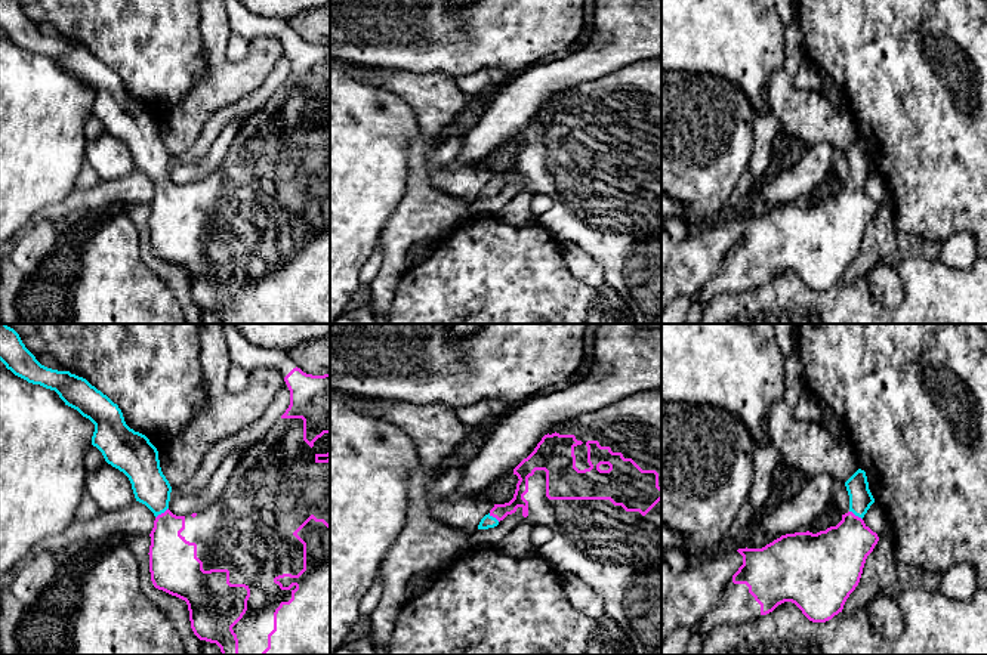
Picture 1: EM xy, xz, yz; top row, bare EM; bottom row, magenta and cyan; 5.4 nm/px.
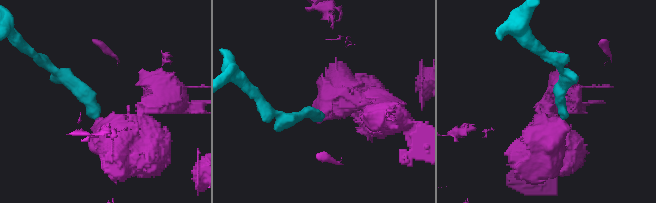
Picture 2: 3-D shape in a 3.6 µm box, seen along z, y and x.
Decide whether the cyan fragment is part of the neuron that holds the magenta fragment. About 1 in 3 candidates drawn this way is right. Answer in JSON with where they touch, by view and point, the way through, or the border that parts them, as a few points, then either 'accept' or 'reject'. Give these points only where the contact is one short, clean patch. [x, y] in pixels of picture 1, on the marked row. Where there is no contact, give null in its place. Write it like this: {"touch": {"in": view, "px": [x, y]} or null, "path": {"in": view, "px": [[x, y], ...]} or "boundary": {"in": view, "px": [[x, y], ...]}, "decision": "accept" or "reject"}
{"touch": {"in": "xy", "px": [162, 513]}, "path": {"in": "xy", "px": [[172, 558], [162, 513], [156, 494], [150, 487]]}, "decision": "accept"}

